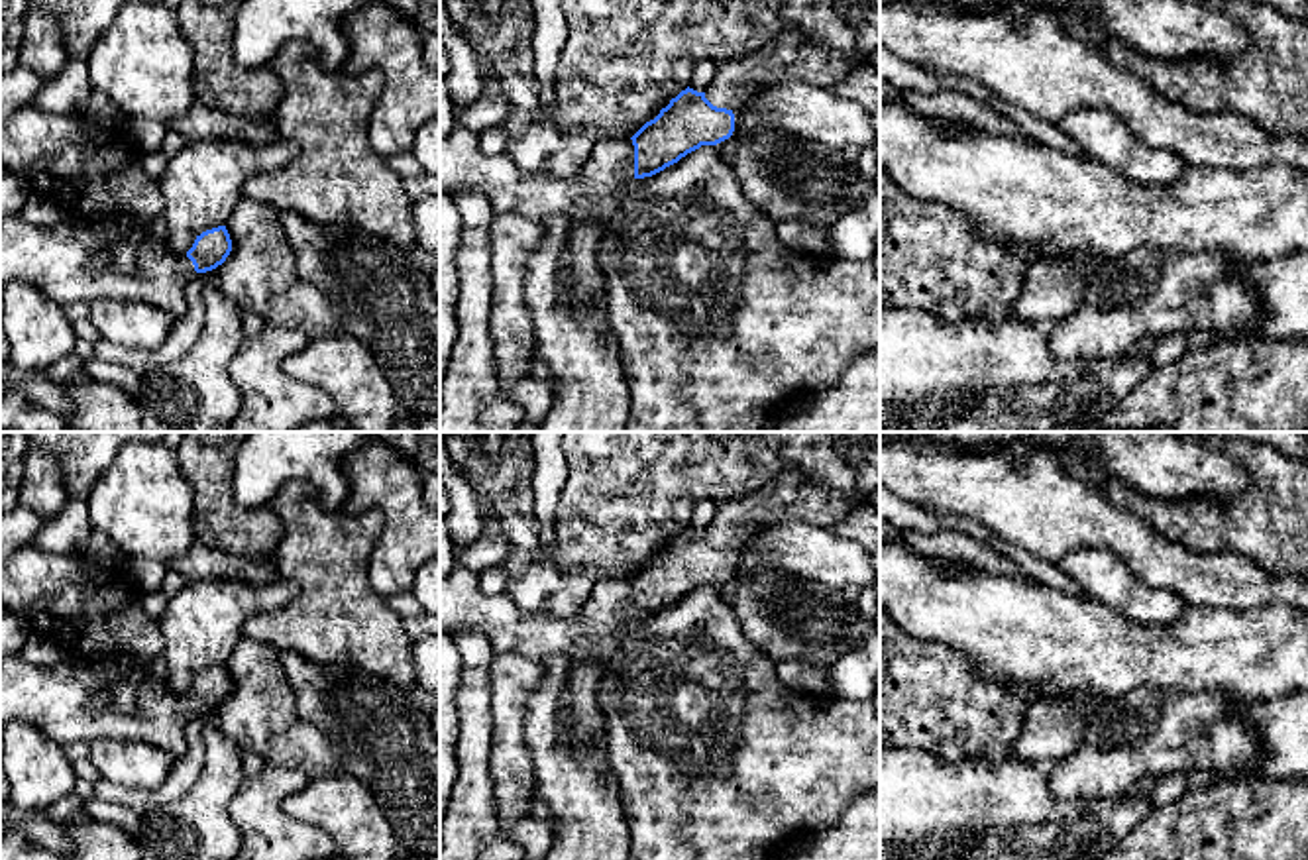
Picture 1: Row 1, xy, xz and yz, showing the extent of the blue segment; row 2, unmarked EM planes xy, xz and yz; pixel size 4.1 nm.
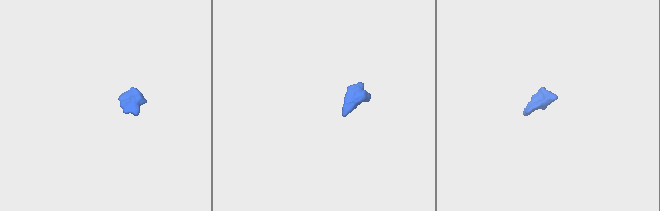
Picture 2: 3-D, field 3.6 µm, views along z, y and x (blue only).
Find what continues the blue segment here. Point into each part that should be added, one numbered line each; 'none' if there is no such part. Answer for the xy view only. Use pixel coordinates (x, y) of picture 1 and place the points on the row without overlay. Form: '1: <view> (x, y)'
1: xy (69, 701)

